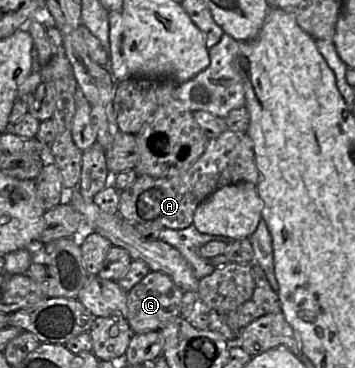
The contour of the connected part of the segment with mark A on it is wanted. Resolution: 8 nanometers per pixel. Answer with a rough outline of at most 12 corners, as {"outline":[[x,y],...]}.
{"outline":[[227,129],[179,174],[120,192],[132,224],[184,229],[217,189],[259,182],[254,143]]}

